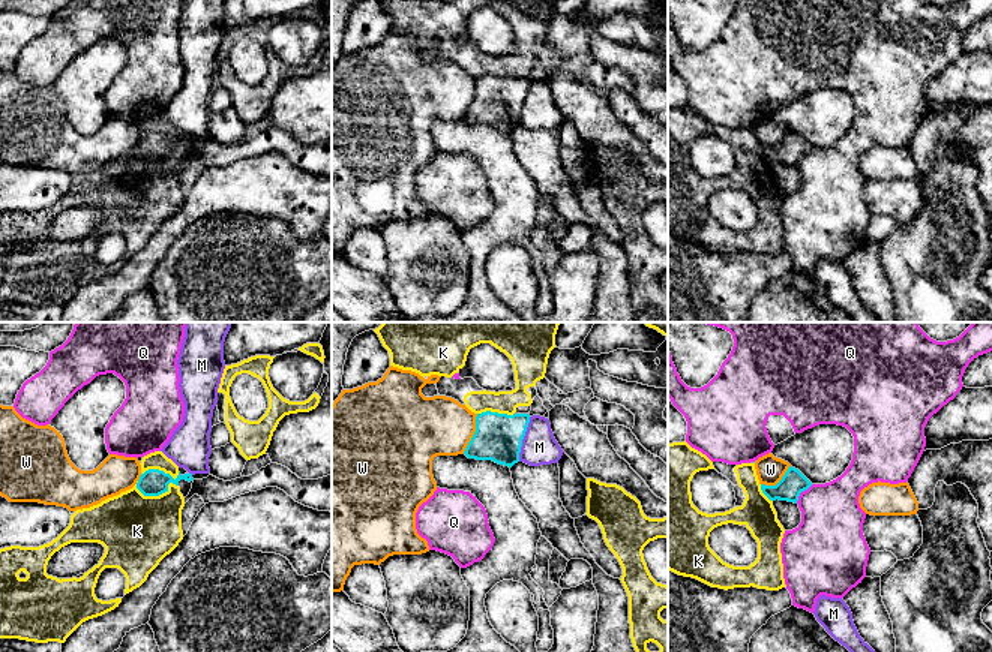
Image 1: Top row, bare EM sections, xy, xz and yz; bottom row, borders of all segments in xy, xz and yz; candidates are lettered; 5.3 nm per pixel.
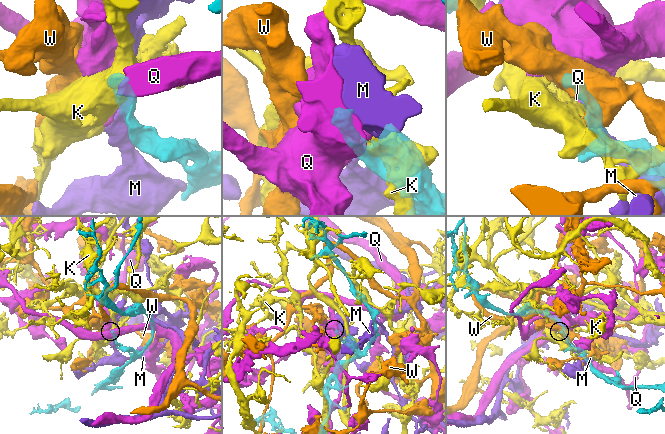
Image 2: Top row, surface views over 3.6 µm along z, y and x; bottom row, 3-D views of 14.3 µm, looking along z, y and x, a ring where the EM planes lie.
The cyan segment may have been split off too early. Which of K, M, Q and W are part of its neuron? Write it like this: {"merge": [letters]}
{"merge": []}

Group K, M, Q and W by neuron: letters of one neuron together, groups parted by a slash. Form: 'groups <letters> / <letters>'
groups K / M / Q / W

